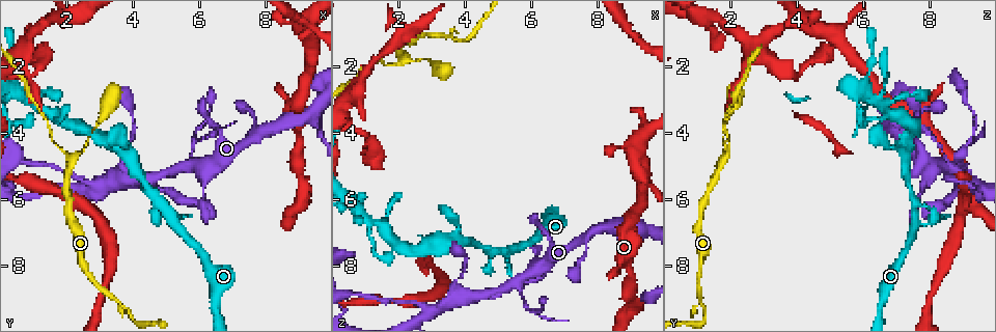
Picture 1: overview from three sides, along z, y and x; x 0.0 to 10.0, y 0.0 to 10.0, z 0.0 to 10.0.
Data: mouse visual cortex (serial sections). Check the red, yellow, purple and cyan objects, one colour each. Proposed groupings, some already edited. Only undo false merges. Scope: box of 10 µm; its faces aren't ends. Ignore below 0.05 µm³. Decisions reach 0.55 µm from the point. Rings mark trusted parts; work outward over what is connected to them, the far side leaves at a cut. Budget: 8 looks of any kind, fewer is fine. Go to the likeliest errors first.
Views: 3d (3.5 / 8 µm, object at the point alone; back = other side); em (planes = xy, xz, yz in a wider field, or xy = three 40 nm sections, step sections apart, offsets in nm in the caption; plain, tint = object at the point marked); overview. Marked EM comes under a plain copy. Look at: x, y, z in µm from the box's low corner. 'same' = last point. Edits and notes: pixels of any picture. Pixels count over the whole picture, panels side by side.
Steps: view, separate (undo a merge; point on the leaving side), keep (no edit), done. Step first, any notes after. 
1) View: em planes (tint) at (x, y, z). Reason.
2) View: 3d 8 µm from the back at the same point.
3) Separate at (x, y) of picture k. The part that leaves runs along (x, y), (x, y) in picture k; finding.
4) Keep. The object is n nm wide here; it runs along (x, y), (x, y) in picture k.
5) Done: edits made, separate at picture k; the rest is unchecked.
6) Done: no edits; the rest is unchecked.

View: 3d 3.5 µm at (1.25, 3.25, 6.65). Abrupt turn.

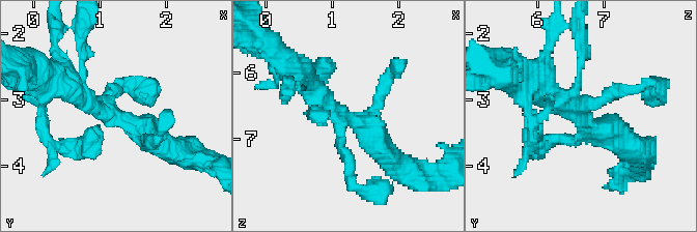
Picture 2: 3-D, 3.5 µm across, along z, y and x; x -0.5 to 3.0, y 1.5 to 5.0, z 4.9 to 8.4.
View: em xy step 5 (tint) at (1.25, 3.20, 6.70).

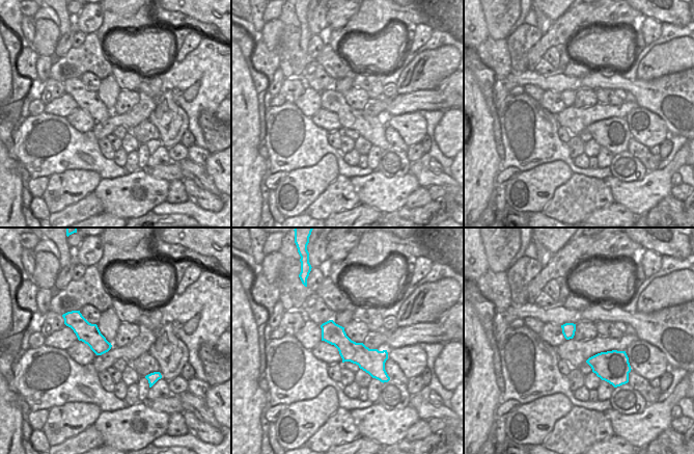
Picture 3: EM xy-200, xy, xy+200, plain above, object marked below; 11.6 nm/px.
Keep. It runs along (324, 326), (382, 372) in picture 3; one cell here.

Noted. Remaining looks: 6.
View: 3d 8 µm at (5.50, 5.05, 8.60). Abrupt turn.

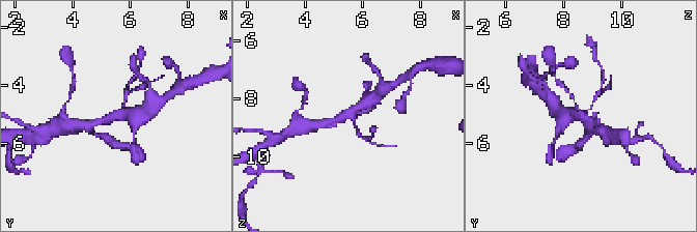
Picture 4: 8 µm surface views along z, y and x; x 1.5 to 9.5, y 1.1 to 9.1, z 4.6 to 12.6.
View: em planes (tint) at the same point. 3 arms meet here; the arms are 100, 250, 450 nm wide; need the tissue.

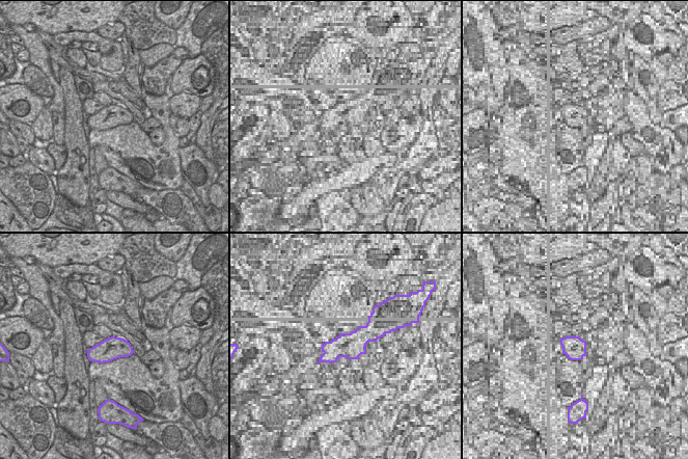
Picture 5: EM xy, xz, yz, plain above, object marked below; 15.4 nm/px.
Keep. It runs along (374, 96), (354, 112), (323, 123) in picture 4; continuous, no second cell.

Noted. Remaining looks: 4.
View: 3d 3.5 µm at (2.25, 4.80, 1.85). Branch point.

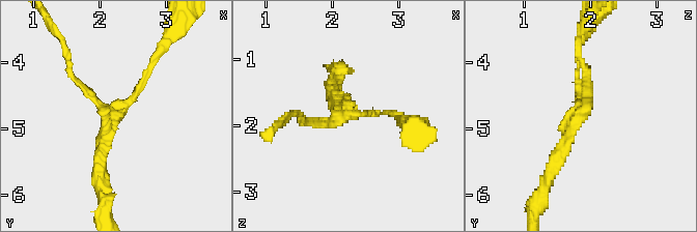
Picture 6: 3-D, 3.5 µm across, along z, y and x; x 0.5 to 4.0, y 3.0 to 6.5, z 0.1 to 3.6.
View: em xy step 2 (tint) at (2.20, 4.80, 1.80). 3 arms meet here; the arms are 100, 100, 200 nm wide.

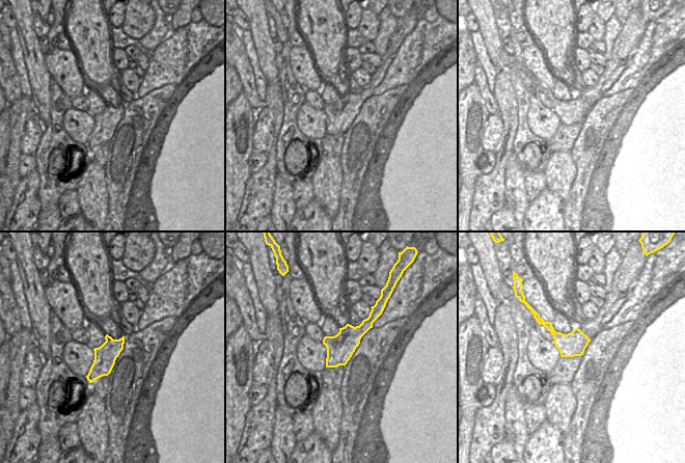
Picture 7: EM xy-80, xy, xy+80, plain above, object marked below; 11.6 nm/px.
Keep. One cell here.

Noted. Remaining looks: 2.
Done: no edits; the rest is unchecked.

